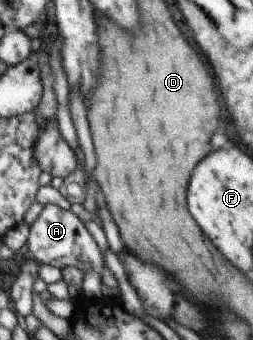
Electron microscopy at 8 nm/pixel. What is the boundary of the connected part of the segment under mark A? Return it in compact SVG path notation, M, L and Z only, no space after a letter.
M56 204L45 205L29 228L29 237L26 242L29 255L33 256L40 264L51 265L60 270L75 267L84 270L84 272L96 271L101 276L104 266L107 265L96 238L90 234L88 229L74 212L64 210Z

